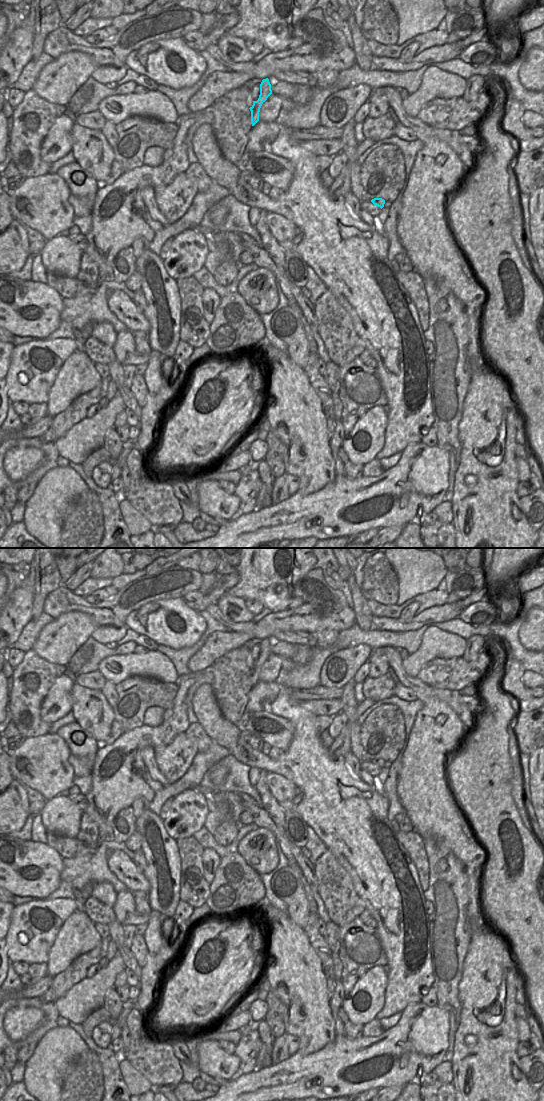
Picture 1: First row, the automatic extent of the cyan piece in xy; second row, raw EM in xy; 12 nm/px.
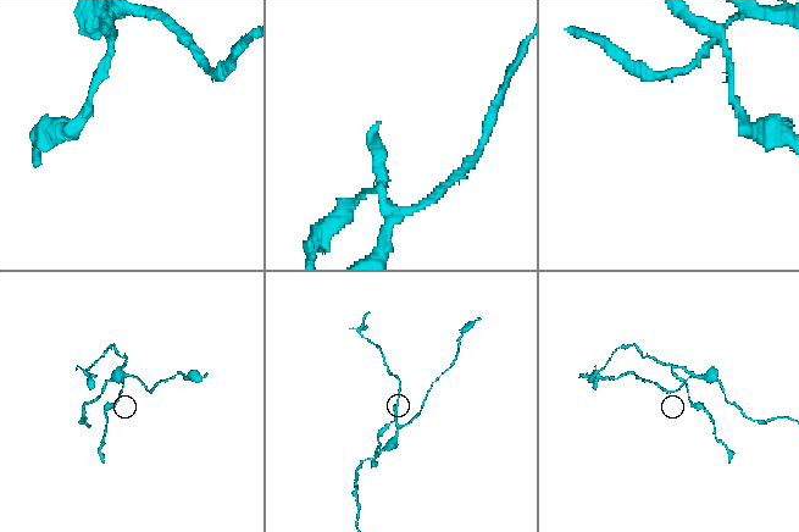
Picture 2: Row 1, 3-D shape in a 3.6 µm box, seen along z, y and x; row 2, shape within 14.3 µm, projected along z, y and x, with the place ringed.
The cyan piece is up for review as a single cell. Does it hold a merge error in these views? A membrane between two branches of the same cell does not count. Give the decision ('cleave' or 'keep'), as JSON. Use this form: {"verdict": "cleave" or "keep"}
{"verdict": "cleave"}

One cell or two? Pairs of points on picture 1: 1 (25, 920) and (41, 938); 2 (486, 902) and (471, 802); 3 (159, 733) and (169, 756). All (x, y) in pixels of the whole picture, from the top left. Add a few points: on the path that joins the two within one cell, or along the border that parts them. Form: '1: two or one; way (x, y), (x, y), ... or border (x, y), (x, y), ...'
1: one; way (29, 924), (37, 934)
2: one; way (495, 877), (495, 827)
3: two; border (184, 732), (180, 732), (169, 743), (153, 748)

